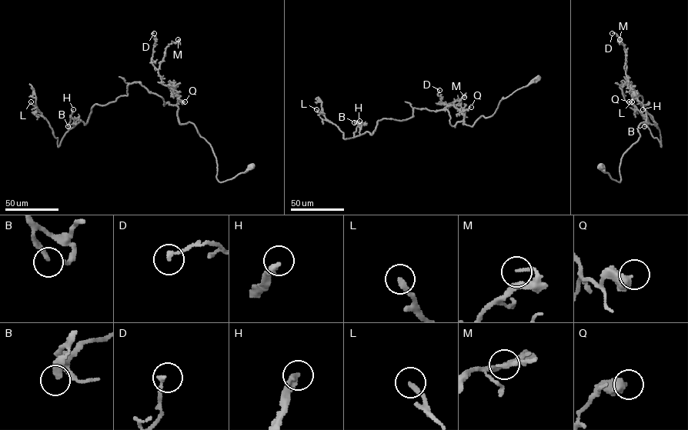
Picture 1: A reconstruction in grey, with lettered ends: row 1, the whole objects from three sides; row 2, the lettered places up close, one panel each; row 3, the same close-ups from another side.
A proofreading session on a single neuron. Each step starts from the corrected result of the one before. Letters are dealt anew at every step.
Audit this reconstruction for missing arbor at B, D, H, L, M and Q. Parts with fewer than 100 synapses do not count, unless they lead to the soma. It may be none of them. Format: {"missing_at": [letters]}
{"missing_at": ["H"]}

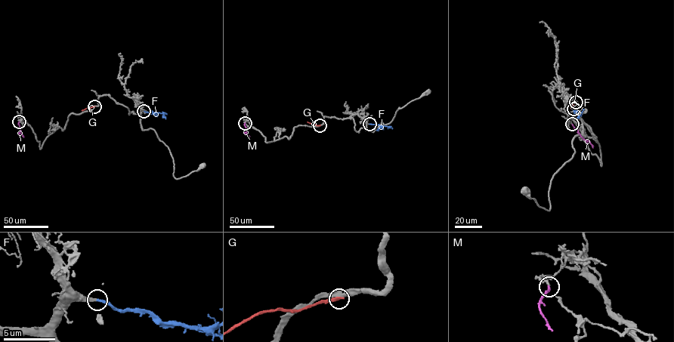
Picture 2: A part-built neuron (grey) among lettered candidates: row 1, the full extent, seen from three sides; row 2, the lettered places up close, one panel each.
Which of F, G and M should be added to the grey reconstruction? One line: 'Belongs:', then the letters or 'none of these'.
Belongs: F

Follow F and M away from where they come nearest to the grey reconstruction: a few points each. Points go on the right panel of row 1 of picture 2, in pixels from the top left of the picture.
F: (573, 109), (574, 112), (578, 113), (578, 118), (579, 116)
M: (572, 124), (592, 148)

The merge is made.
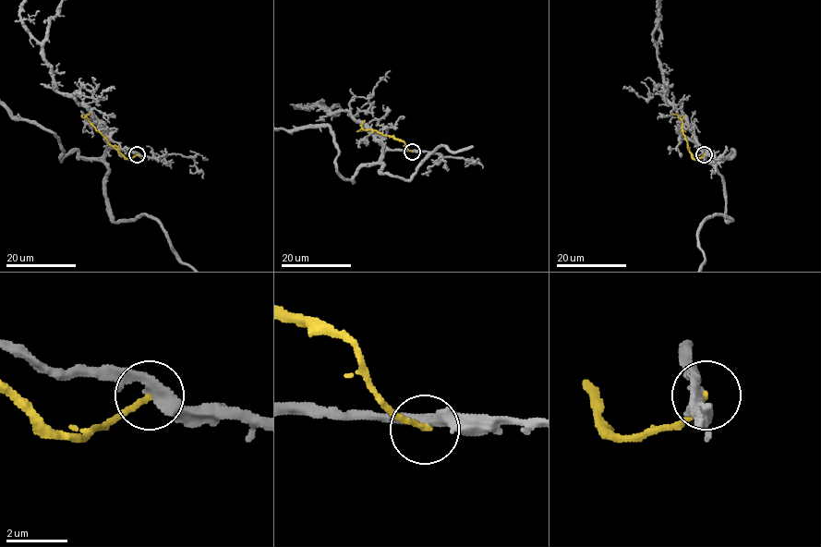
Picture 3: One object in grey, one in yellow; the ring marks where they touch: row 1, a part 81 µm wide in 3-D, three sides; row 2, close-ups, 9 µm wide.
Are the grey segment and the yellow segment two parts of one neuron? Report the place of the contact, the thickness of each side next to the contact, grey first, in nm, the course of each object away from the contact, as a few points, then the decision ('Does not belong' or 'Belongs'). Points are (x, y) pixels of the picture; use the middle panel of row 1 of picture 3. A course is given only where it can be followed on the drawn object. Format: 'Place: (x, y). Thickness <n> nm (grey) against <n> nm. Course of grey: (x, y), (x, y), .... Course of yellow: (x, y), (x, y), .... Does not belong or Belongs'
Place: (412, 151). Thickness 360 nm (grey) against 200 nm. Course of yellow: (413, 151), (398, 139), (376, 130), (365, 129), (362, 125), (365, 120). Does not belong

